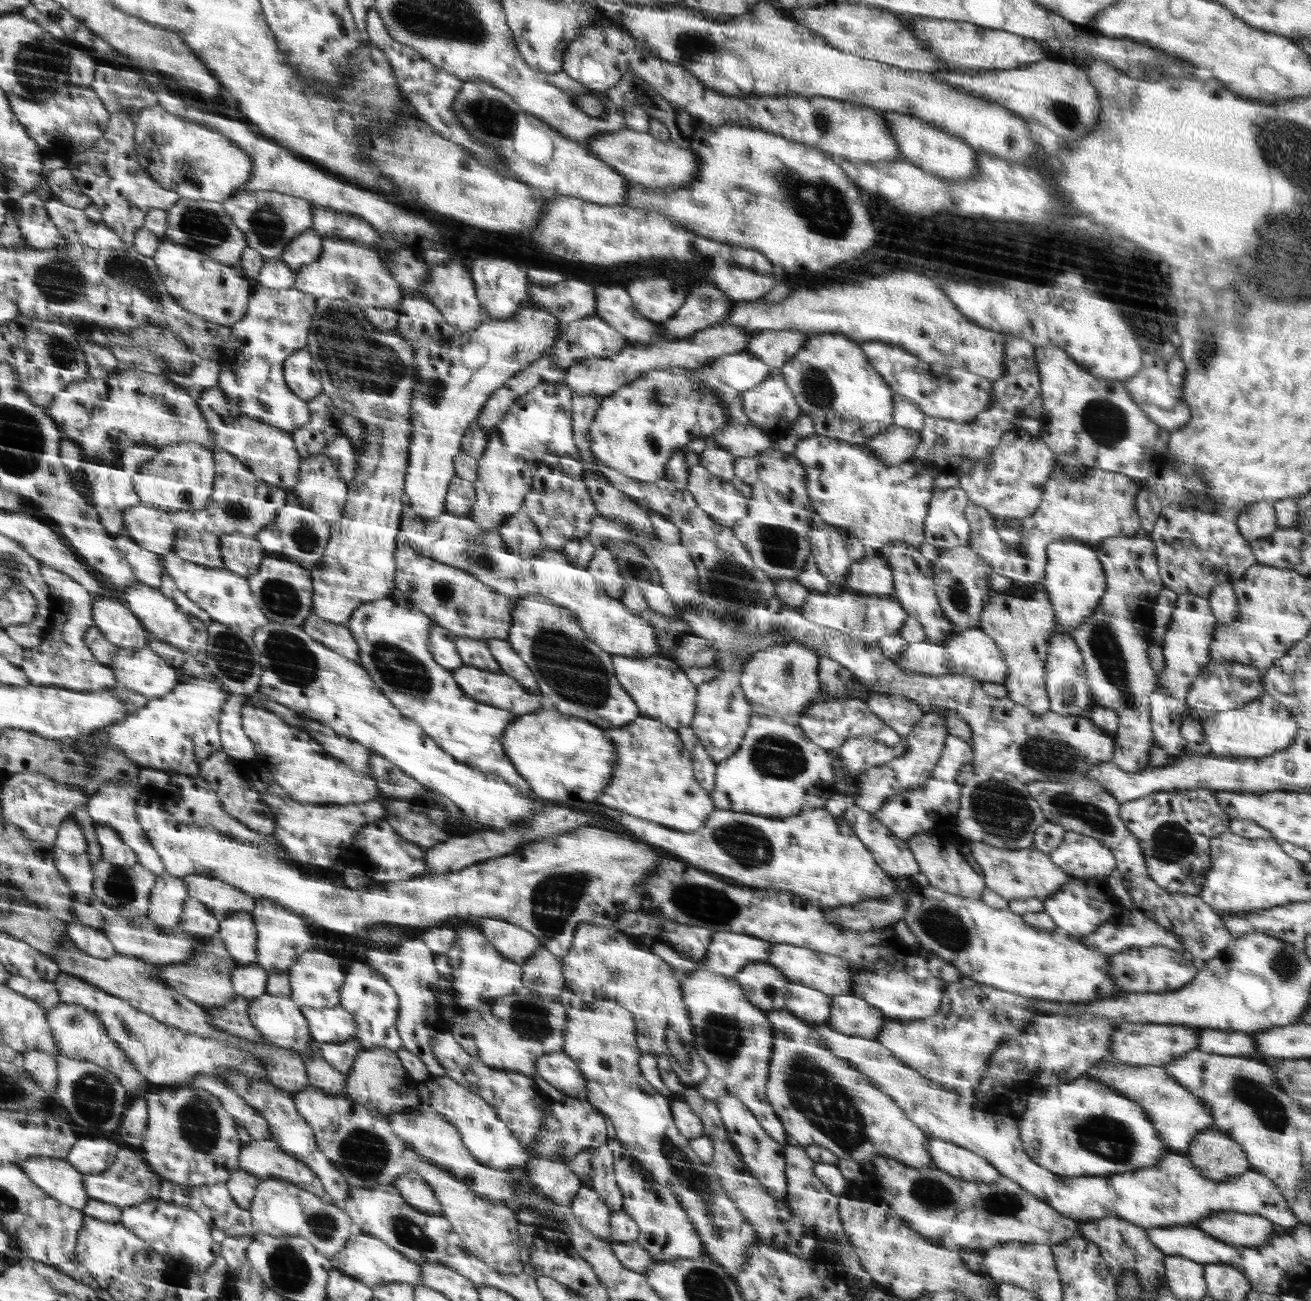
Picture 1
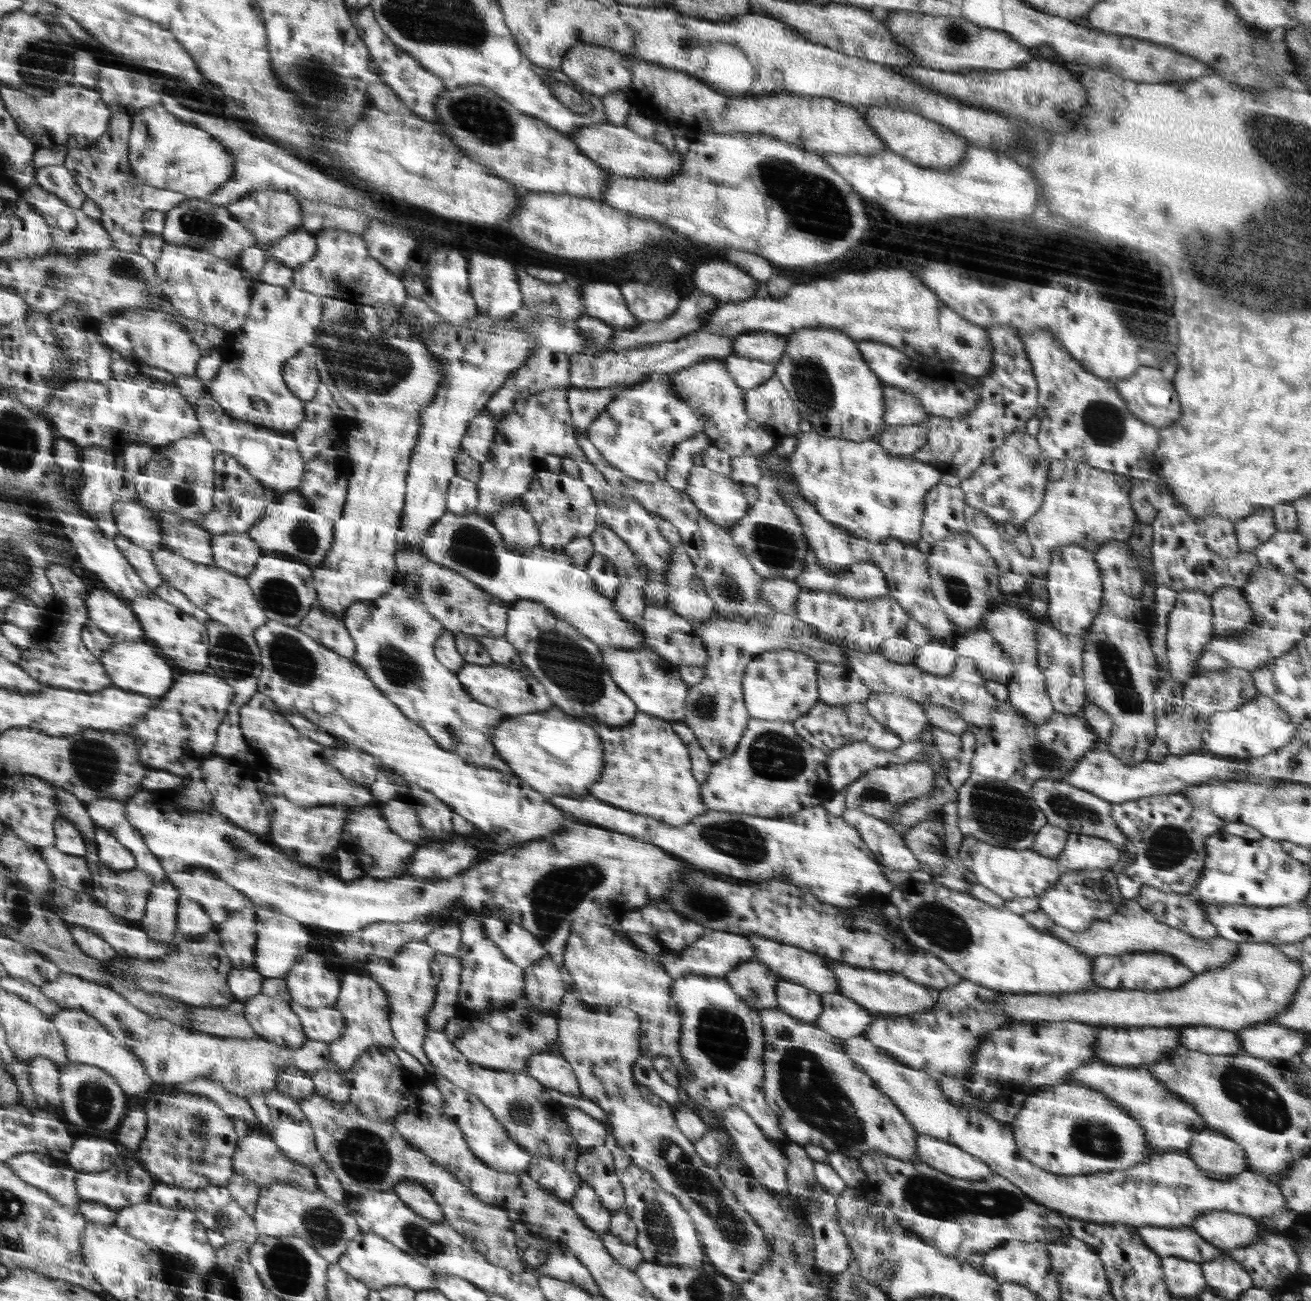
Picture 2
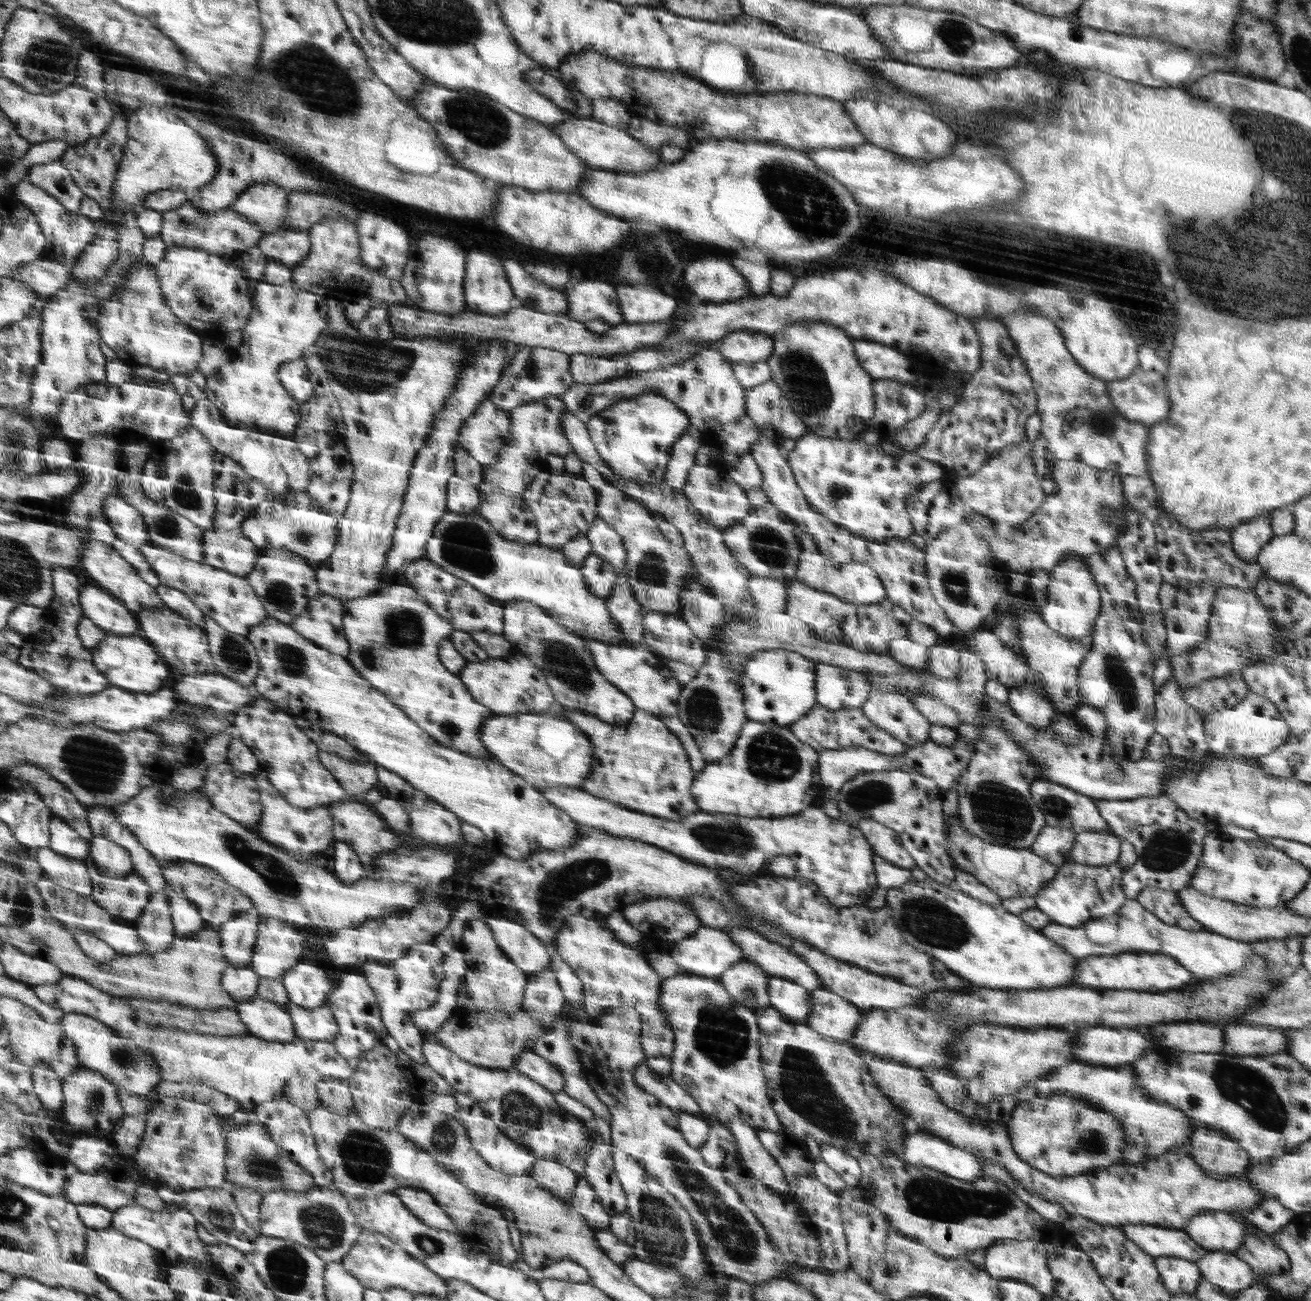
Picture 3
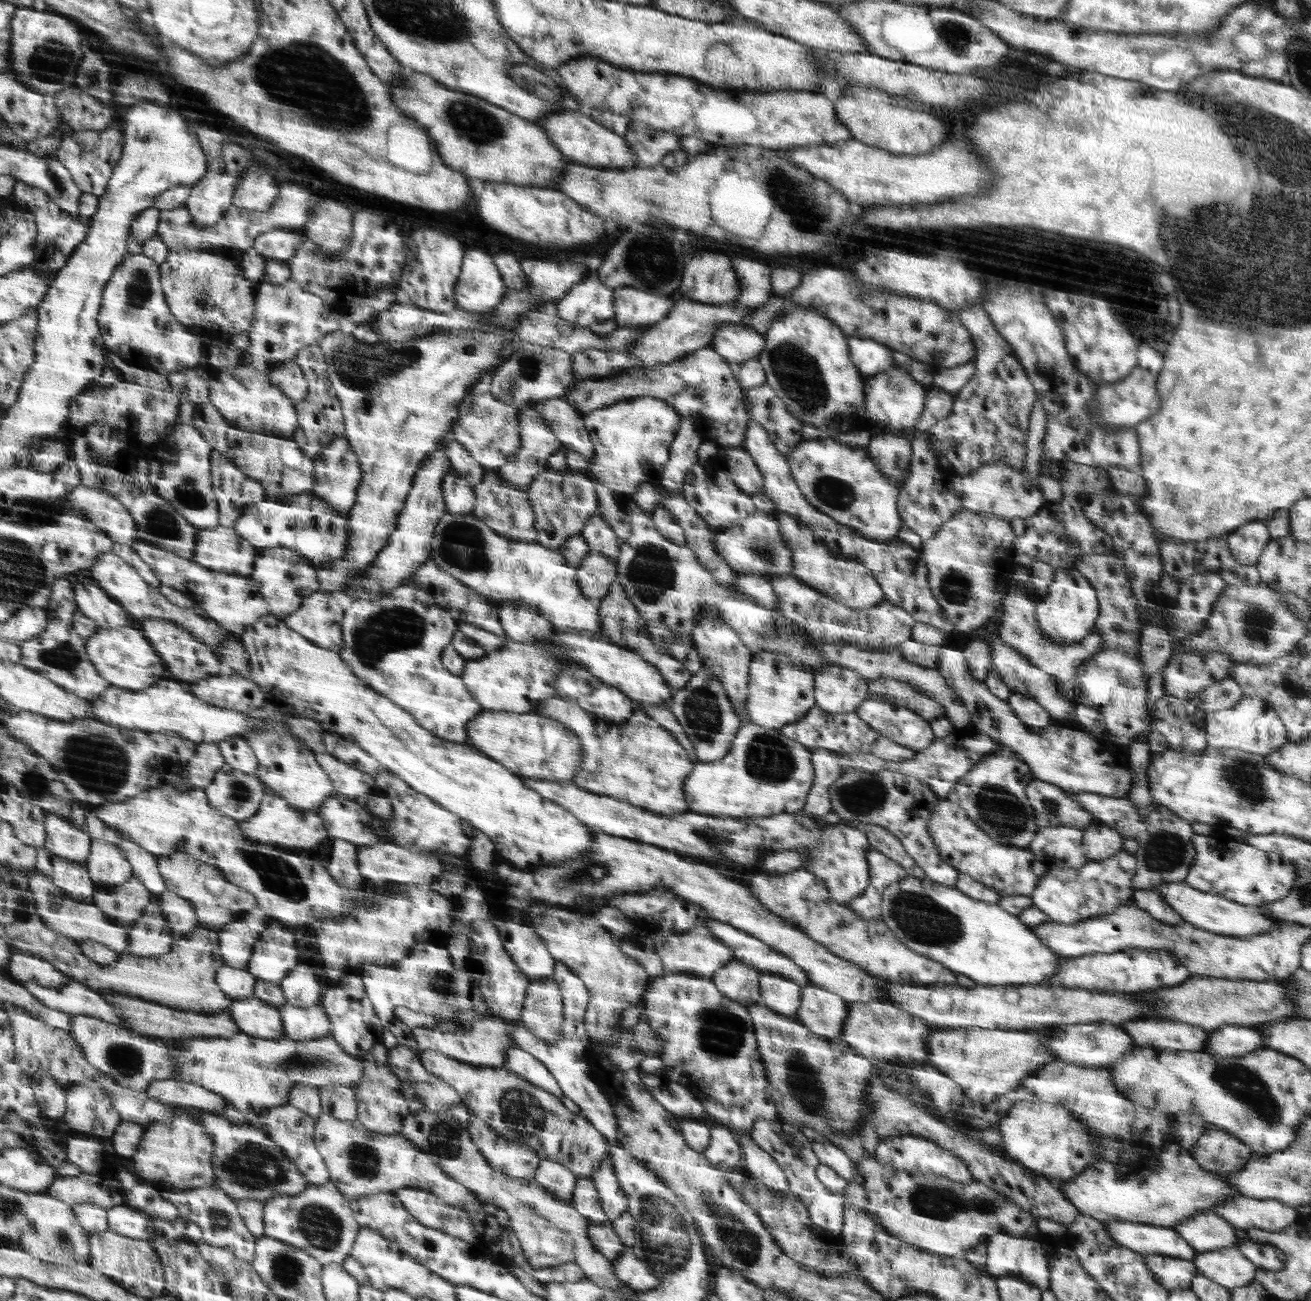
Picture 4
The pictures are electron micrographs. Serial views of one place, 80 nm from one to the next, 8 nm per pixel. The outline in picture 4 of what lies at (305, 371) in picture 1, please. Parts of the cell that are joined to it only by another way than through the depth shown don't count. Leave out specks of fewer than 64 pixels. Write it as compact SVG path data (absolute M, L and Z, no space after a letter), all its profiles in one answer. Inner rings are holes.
M293 359L274 365L270 379L280 390L284 391L294 402L302 401L309 392L309 383L305 373Z

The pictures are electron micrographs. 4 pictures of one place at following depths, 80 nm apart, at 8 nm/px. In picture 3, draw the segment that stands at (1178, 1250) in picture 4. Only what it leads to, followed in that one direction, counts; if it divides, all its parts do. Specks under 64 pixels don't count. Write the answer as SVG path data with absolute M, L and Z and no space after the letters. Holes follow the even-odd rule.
M1128 1223L1118 1227L1121 1227L1128 1240L1150 1256L1173 1256L1196 1262L1209 1252L1196 1244L1182 1229Z

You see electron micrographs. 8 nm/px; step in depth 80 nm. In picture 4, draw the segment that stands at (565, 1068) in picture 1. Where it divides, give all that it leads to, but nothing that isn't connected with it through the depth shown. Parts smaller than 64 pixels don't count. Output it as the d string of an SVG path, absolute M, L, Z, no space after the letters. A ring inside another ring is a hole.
M514 1046L508 1054L506 1065L502 1068L506 1071L513 1071L516 1075L529 1080L530 1083L537 1084L538 1087L545 1088L550 1094L557 1095L560 1099L563 1097L561 1086L557 1082L556 1076L546 1068L545 1064L528 1051L521 1050Z

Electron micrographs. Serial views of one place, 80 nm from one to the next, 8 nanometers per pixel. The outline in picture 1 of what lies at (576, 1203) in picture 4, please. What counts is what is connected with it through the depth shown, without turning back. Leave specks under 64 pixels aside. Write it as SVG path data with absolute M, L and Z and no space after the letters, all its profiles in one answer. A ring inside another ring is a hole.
M581 1186L571 1208L577 1221L585 1226L586 1230L605 1240L610 1236L612 1211L591 1186Z

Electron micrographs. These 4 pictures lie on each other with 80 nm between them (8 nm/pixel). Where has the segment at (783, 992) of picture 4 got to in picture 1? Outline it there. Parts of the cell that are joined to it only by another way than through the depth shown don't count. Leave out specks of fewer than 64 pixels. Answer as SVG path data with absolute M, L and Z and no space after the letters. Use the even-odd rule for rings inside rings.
M790 983L785 994L785 1010L806 1023L824 1024L830 1018L832 996L802 983Z

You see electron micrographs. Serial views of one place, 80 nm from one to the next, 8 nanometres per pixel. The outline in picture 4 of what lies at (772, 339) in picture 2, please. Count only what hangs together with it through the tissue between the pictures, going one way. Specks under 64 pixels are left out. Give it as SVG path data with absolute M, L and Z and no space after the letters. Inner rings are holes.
M735 322L722 325L717 331L709 346L728 362L756 359L766 343L763 332Z

